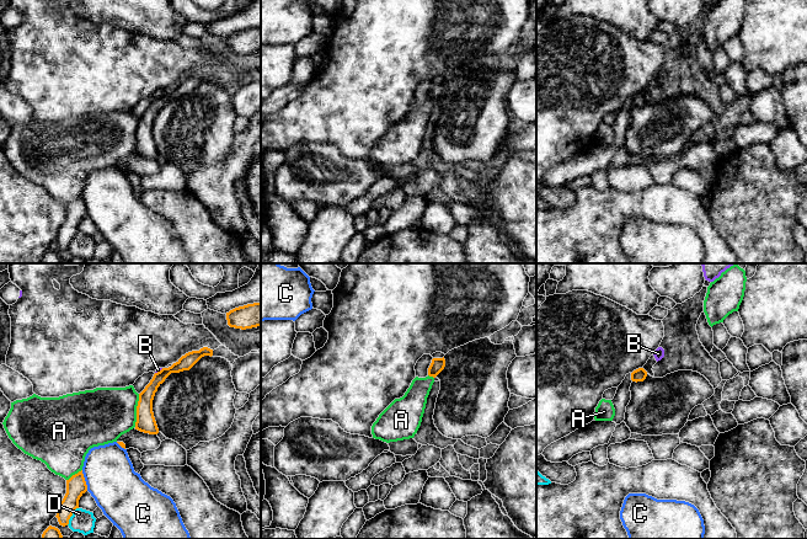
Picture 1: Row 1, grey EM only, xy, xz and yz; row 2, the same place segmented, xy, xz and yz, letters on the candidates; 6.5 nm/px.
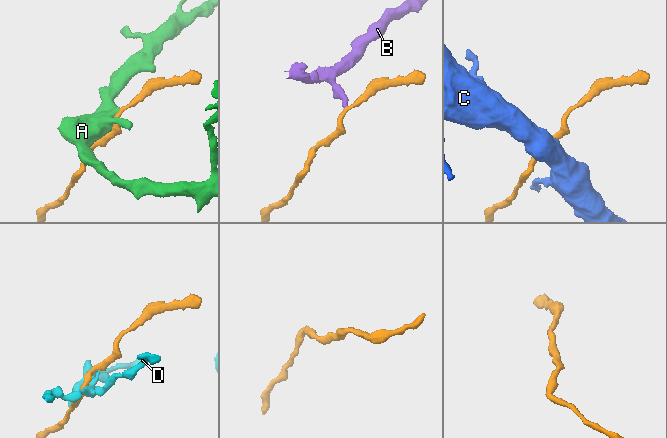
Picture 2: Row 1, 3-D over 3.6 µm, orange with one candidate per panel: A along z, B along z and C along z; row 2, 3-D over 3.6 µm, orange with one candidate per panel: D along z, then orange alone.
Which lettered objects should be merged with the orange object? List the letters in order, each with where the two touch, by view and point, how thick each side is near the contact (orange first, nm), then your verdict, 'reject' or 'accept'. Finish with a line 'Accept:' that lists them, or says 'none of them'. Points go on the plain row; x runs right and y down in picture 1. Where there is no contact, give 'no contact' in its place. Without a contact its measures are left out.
A: xy (137, 134) | 130/360 nm | reject
B: xy (160, 95) | 100/20 nm | reject
C: xy (84, 204) | 130/320 nm | reject
D: xy (71, 239) | 130/150 nm | reject
Accept: none of them

